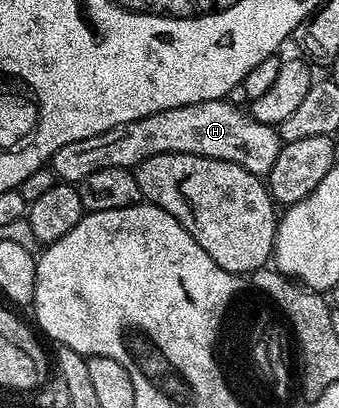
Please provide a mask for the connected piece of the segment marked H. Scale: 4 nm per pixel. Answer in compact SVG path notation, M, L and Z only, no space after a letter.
M228 99L208 100L202 104L188 104L178 108L168 108L155 114L147 114L147 118L139 118L135 122L127 122L124 126L115 126L95 138L83 138L79 142L67 142L67 146L59 146L51 161L53 175L58 181L78 185L87 174L104 168L136 169L147 158L164 152L179 154L195 154L216 160L235 162L247 171L259 177L264 177L275 166L275 158L281 153L282 139L277 135L277 129L272 124L264 124L256 120L248 111L245 112L235 105L229 104Z

